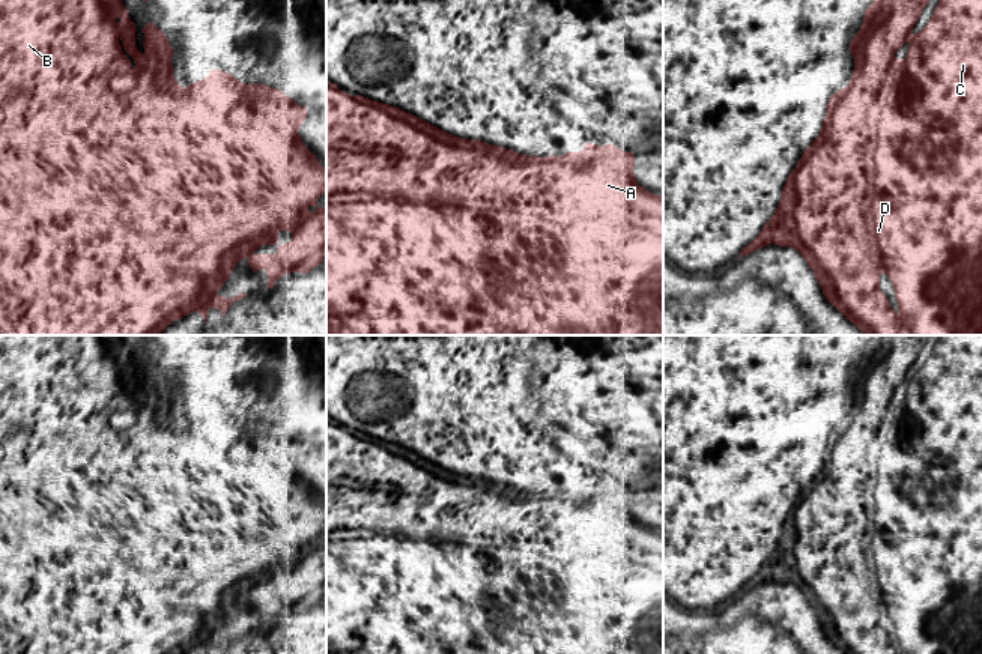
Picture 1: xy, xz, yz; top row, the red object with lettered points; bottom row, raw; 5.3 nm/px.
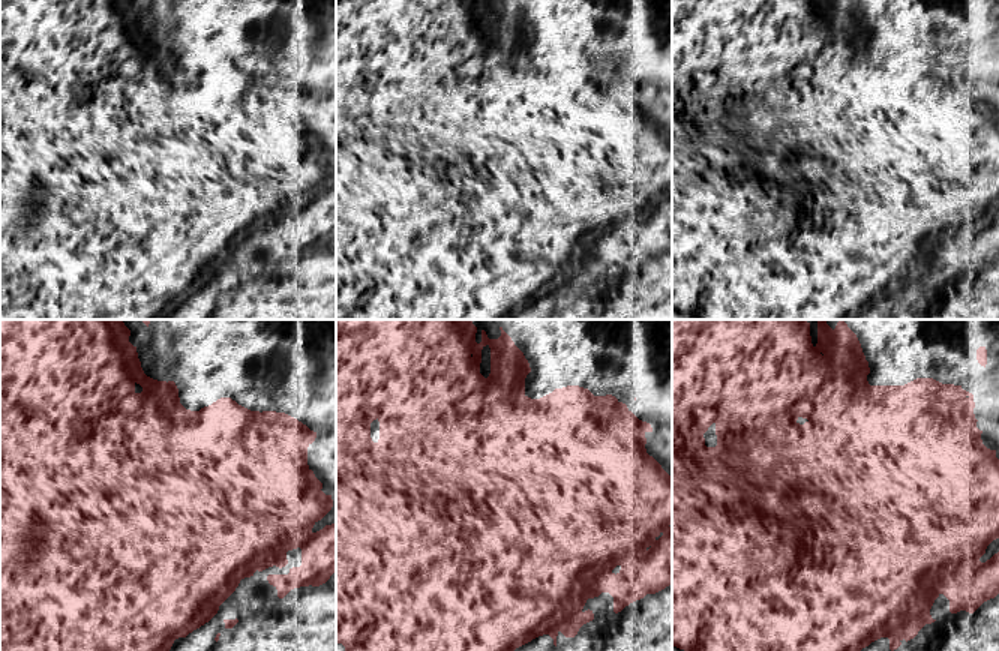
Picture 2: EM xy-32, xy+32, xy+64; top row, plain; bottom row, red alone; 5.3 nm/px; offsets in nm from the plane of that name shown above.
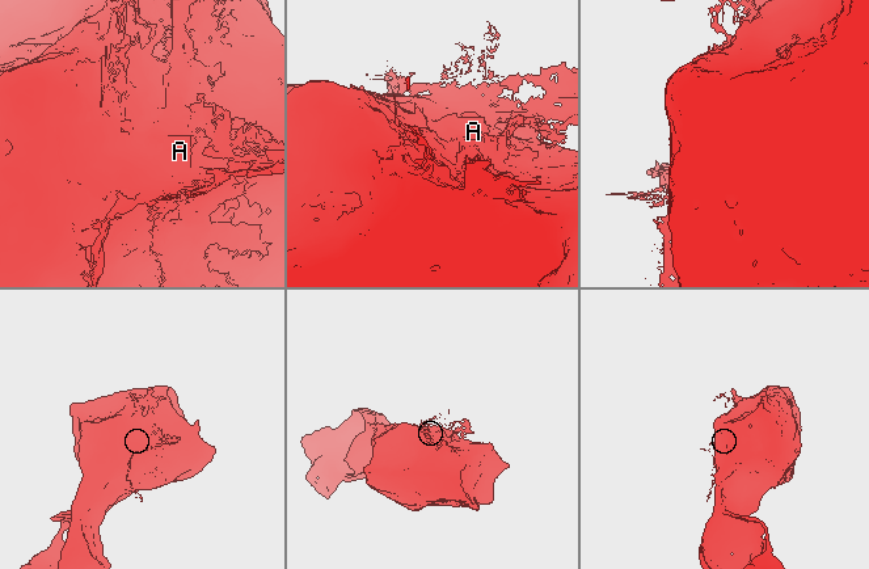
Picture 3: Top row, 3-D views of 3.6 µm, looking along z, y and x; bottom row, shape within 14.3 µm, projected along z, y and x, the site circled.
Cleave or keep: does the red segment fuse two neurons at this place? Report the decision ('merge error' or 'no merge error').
merge error

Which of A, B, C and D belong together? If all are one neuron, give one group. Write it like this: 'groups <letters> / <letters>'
groups A / B C D

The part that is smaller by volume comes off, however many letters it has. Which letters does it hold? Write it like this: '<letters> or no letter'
A

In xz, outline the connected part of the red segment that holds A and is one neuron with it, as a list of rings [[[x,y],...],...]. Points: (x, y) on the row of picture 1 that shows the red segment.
[[[356,95],[355,98],[377,107],[389,116],[394,116],[450,146],[481,150],[495,159],[505,161],[507,167],[496,173],[496,198],[472,200],[469,206],[477,210],[511,210],[525,215],[547,215],[552,218],[571,215],[576,221],[582,221],[582,218],[574,215],[574,195],[564,194],[558,185],[547,186],[537,203],[519,201],[514,198],[519,191],[526,188],[526,176],[519,171],[520,165],[525,168],[526,161],[535,162],[537,173],[577,173],[580,176],[580,195],[602,197],[605,200],[606,215],[618,215],[617,195],[627,185],[638,185],[633,174],[635,155],[632,152],[624,152],[614,144],[600,147],[599,144],[586,143],[580,152],[567,152],[562,156],[528,156],[480,140],[454,137],[389,104],[371,101],[361,95]]]

